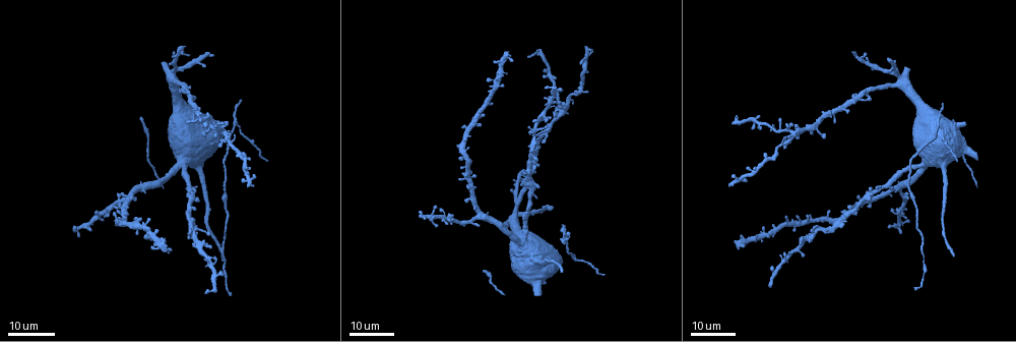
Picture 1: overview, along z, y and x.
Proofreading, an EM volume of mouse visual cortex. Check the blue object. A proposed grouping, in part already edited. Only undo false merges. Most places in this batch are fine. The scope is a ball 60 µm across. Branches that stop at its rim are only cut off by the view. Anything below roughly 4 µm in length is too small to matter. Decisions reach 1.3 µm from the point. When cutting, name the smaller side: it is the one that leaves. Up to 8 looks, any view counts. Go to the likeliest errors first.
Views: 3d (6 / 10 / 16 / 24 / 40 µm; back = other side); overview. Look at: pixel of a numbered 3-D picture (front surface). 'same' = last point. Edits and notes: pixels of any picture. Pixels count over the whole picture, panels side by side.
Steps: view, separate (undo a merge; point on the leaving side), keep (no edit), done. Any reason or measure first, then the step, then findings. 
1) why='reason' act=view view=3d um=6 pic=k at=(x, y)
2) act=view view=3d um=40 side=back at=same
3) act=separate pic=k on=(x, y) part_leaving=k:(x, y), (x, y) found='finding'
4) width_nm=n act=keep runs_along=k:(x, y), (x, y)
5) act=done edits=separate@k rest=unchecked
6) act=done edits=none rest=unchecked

act=view view=3d um=24 pic=1 at=(898, 84)

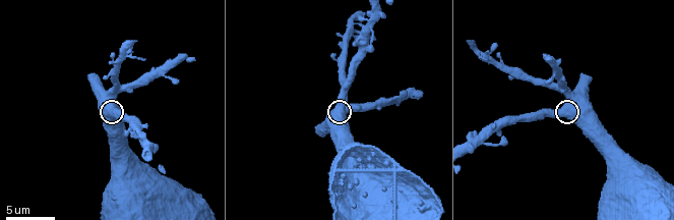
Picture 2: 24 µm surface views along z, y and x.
act=view view=3d um=10 pic=2 at=(561, 108)

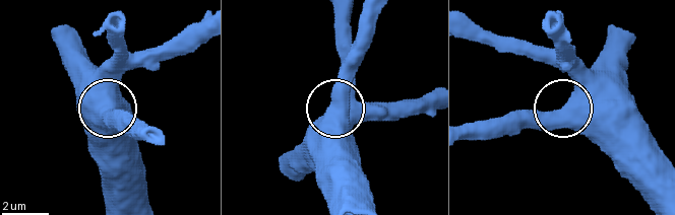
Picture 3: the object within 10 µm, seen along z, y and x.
act=keep found='all the same neuron'

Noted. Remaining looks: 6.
why='thick turns thin' act=view view=3d um=10 pic=2 at=(149, 147)

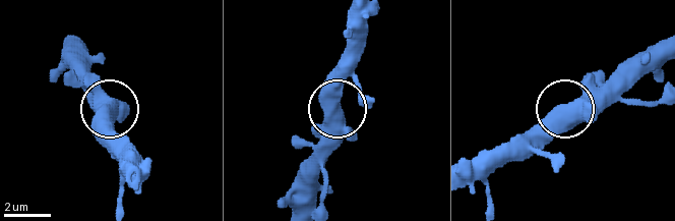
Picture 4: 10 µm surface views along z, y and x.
act=keep found='one neuron here'

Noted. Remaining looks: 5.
act=view view=3d um=16 pic=1 at=(567, 253)

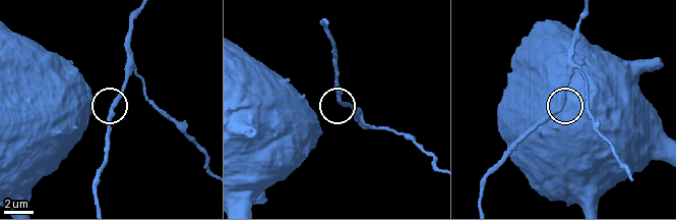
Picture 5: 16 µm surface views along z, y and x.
act=view view=3d um=10 pic=5 at=(341, 99)

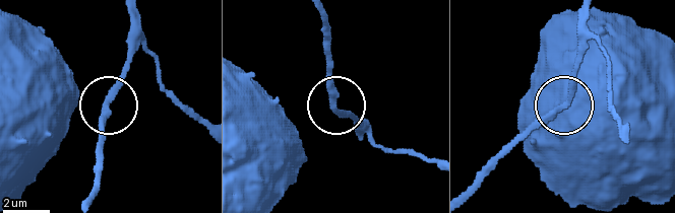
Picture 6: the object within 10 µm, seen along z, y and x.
act=keep runs_along=6:(543, 50), (579, 86), (566, 99), (577, 59) found='all the same neuron'

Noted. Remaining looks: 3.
why='four arms meet' act=view view=3d um=16 pic=1 at=(196, 229)

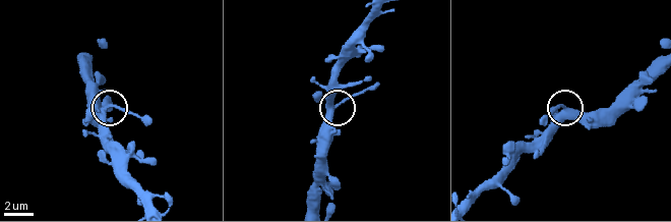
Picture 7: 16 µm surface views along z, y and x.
act=view view=3d um=10 pic=7 at=(562, 110)

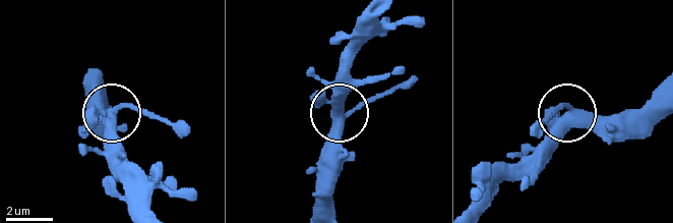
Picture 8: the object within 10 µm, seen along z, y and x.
act=keep found='continuous, no second neuron'

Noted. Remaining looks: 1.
act=done edits=none rest=unchecked

